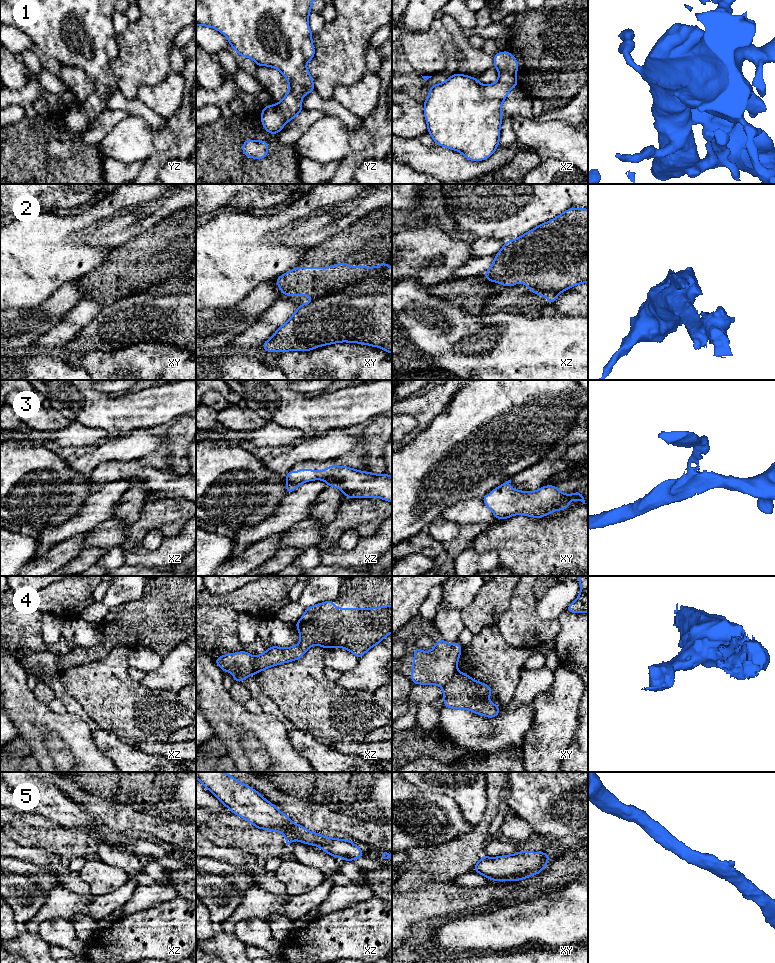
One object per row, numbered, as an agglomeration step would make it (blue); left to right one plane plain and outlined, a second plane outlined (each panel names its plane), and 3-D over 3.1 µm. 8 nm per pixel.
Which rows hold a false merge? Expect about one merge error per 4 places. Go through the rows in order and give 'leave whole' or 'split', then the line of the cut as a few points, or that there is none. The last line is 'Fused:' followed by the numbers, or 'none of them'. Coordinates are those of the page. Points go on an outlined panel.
1: leave whole | no cut
2: leave whole | no cut
3: leave whole | no cut
4: split | xy (457, 671), (443, 687)
5: leave whole | no cut
Fused: 4

